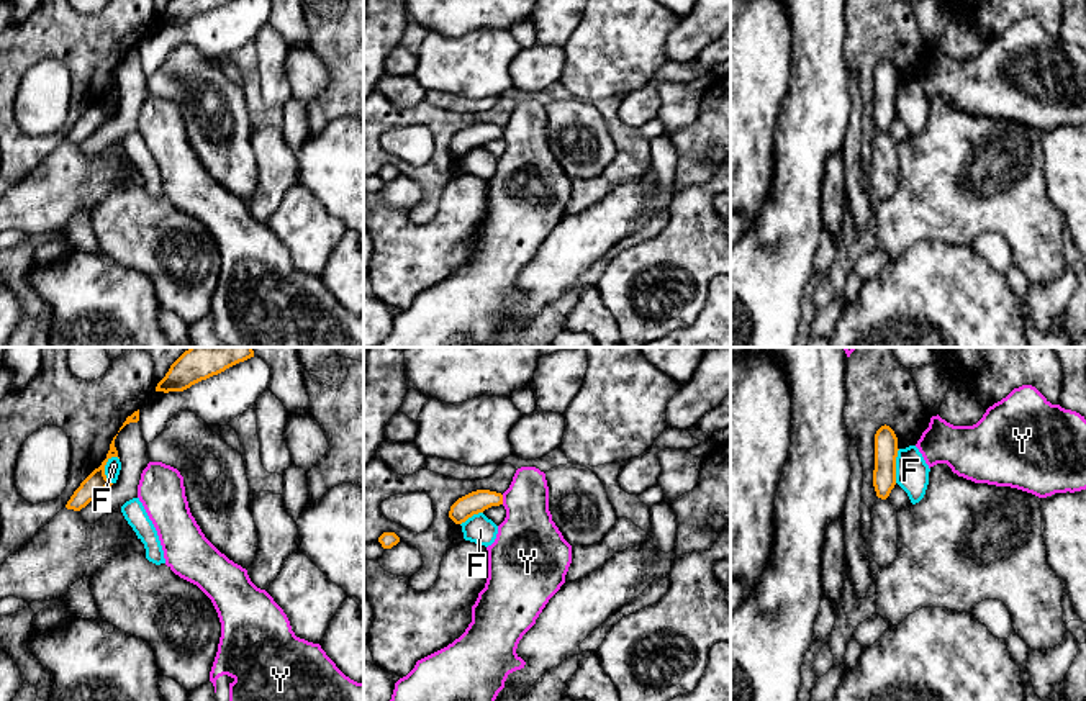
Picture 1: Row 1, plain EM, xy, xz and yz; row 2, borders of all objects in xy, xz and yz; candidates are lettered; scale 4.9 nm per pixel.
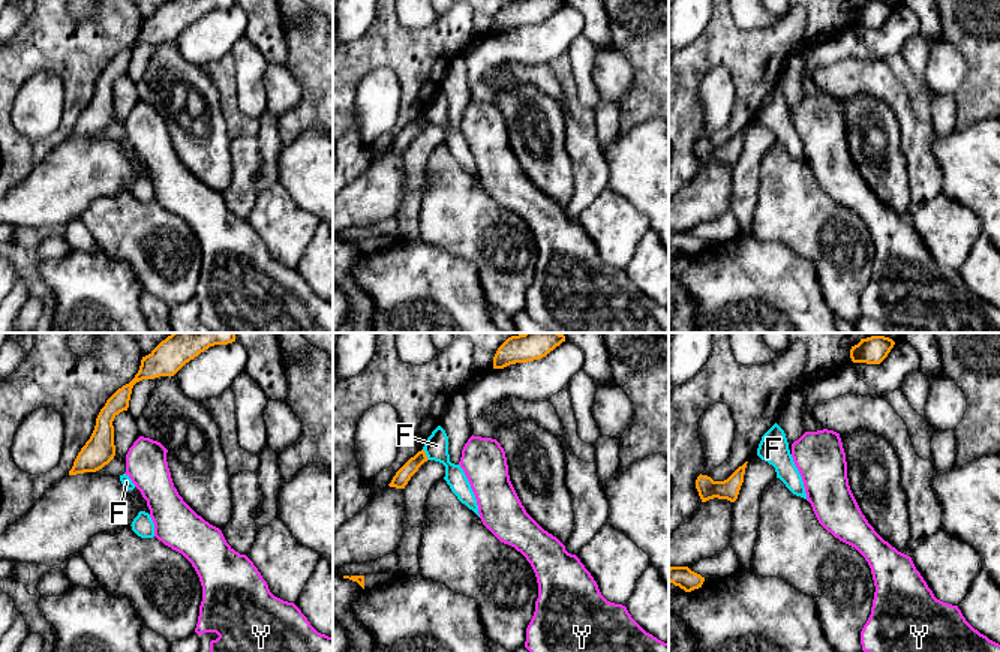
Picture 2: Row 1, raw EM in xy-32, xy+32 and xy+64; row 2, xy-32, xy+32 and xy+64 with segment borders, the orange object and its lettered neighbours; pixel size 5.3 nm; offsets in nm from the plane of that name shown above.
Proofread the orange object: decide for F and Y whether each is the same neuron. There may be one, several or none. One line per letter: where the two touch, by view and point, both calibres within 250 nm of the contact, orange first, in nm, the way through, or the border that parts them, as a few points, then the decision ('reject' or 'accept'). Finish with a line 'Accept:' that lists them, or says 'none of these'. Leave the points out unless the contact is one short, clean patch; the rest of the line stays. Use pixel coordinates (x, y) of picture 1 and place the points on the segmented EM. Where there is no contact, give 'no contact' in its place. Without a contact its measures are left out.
F: xy (104, 469) | 100/80 nm | along xy (117, 456), (105, 465), (105, 477), (112, 483) | reject
Y: xz (502, 500) | 110/320 nm | reject
Accept: none of these

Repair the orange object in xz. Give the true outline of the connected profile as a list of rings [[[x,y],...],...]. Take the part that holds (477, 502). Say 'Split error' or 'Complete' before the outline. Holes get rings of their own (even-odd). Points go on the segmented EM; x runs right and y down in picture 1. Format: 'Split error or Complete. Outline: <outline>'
Complete. Outline: [[[477,490],[459,498],[449,511],[449,518],[455,524],[465,522],[473,514],[483,513],[491,506],[503,504],[503,495],[490,490]]]

